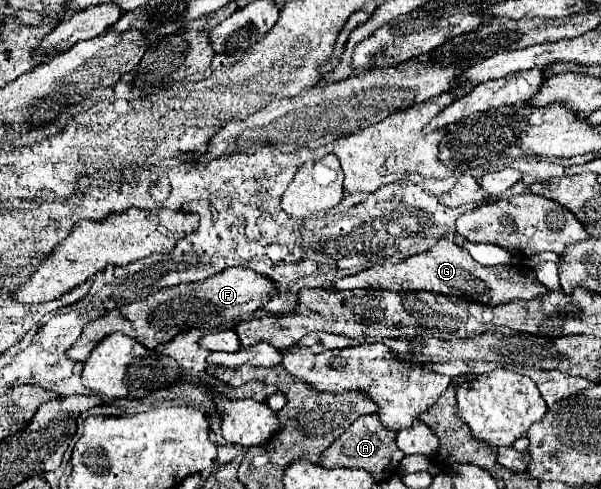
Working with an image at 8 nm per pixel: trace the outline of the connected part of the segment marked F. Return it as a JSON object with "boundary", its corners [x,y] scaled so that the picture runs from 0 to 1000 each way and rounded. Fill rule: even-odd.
{"boundary":[[[381,546],[371,550],[361,562],[344,566],[341,575],[328,579],[304,579],[291,587],[278,587],[261,595],[258,603],[218,620],[205,628],[205,640],[198,632],[188,632],[185,640],[175,640],[161,656],[151,656],[135,689],[128,693],[125,710],[115,714],[115,730],[121,738],[141,738],[158,706],[165,706],[178,685],[191,677],[205,677],[208,685],[228,693],[248,714],[258,714],[268,701],[285,697],[295,681],[304,681],[311,673],[348,673],[348,669],[368,669],[371,661],[391,656],[398,648],[408,648],[431,636],[451,607],[461,603],[461,587],[454,571],[414,550],[414,546]]]}

